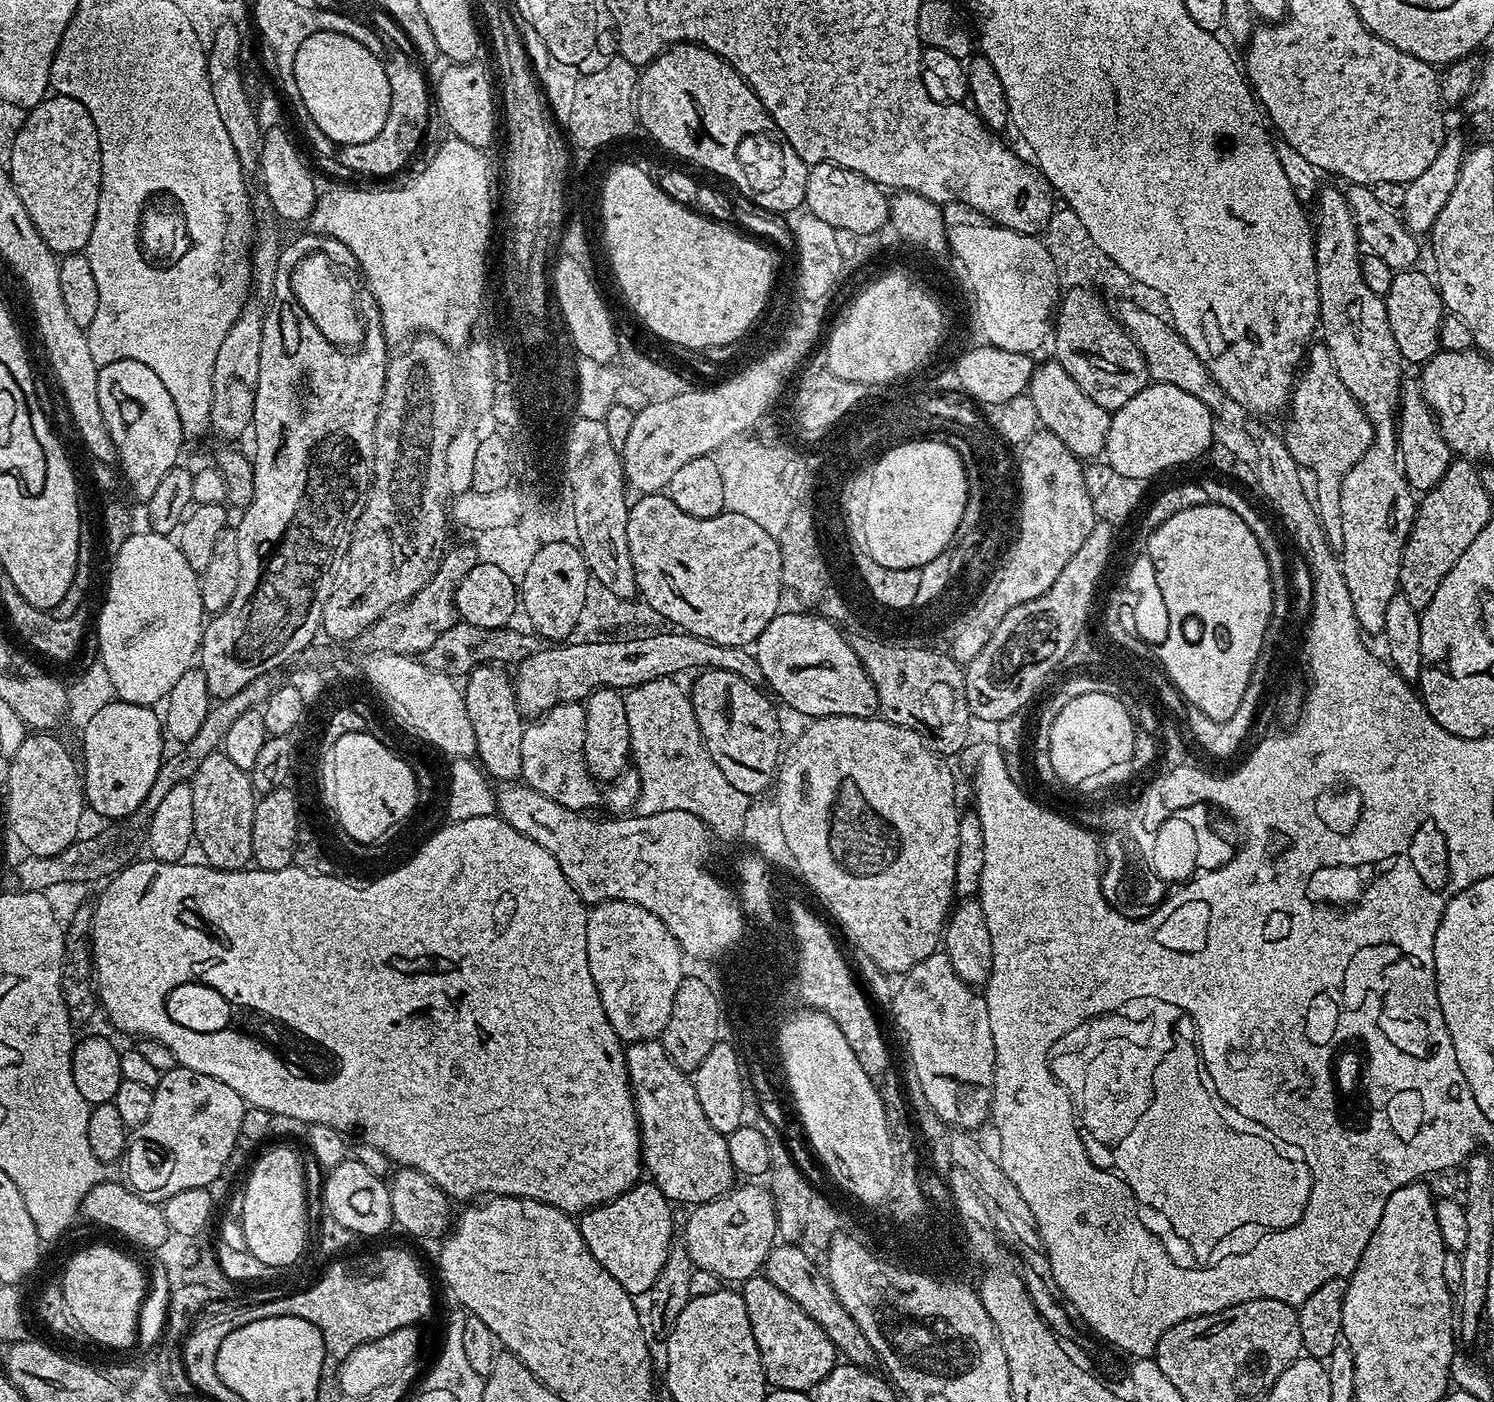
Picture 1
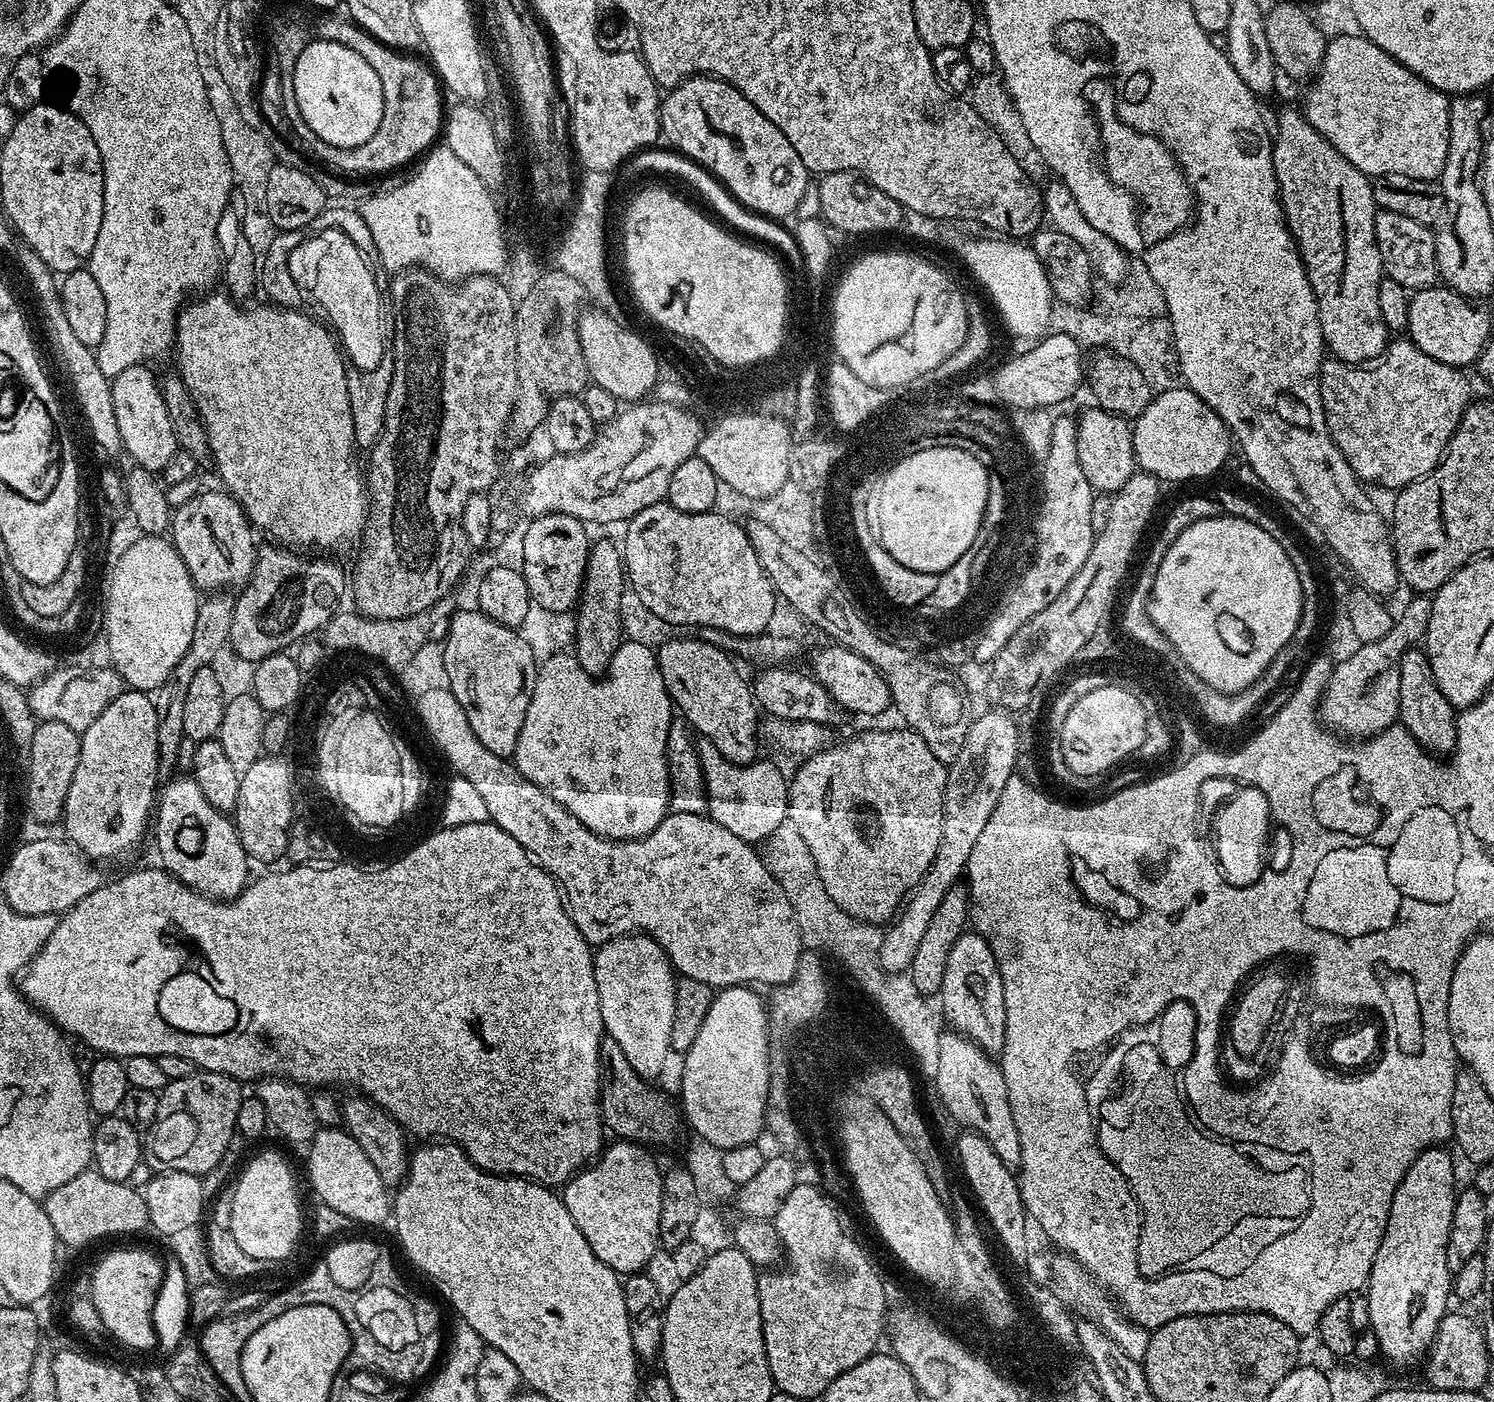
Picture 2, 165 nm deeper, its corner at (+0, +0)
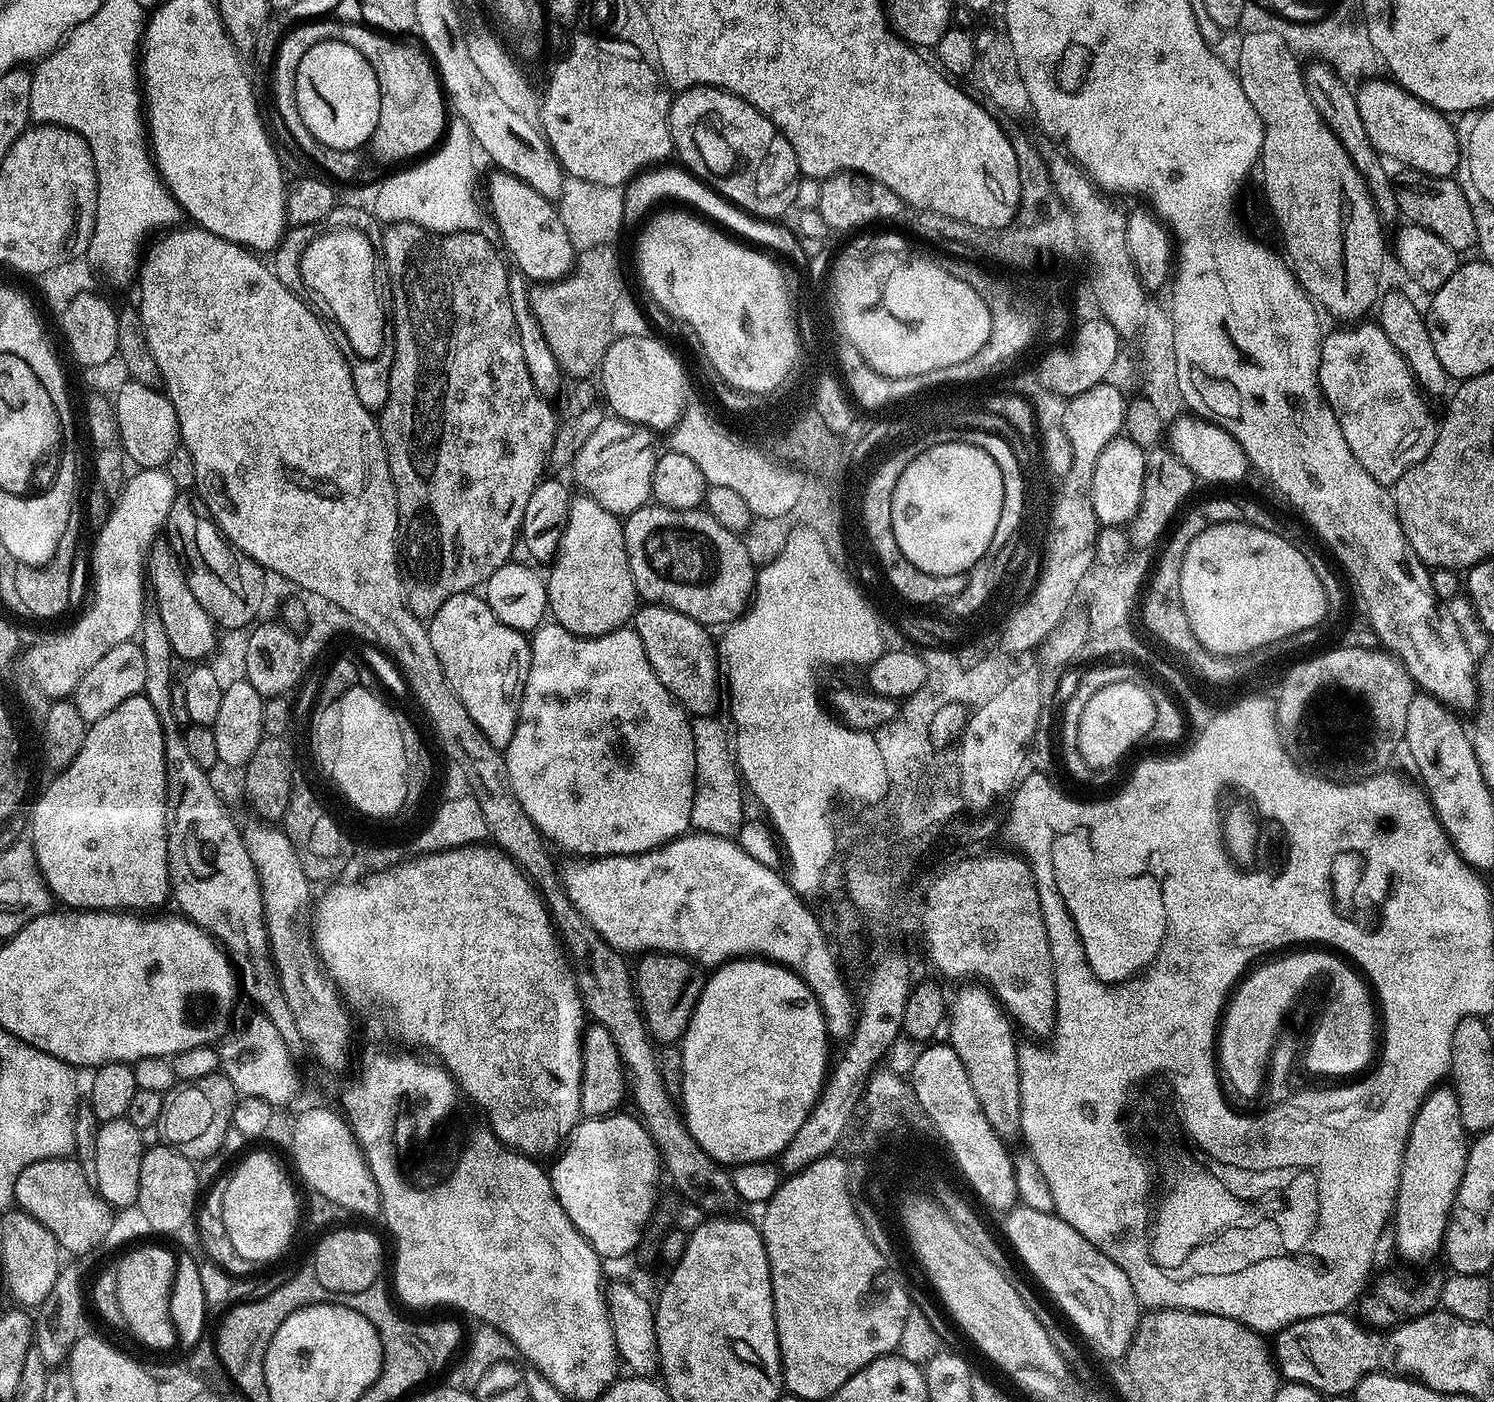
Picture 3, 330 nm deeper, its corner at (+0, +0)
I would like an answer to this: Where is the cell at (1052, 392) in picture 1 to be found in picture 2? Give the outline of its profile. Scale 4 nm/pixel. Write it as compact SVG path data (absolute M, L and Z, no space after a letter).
M1091 406L1076 420L1078 462L1082 462L1082 474L1097 493L1114 494L1137 471L1138 465L1132 445L1132 424L1125 417L1113 416L1104 408Z

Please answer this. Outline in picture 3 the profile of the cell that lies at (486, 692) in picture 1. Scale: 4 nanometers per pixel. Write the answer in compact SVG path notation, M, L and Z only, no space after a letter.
M472 590L454 594L454 598L442 602L426 627L430 646L434 646L434 654L438 654L438 662L442 662L442 670L454 694L462 706L466 706L466 714L474 718L478 730L490 738L495 748L507 749L510 738L514 738L526 674L530 670L529 637L503 624L483 595Z

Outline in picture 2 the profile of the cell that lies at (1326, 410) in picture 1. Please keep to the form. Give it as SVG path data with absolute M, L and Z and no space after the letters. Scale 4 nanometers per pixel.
M1407 338L1393 339L1380 363L1361 366L1335 358L1325 359L1320 370L1320 393L1332 441L1354 470L1356 479L1399 490L1430 475L1440 463L1469 406L1468 380L1461 369L1451 368L1422 354L1422 350L1418 350L1418 346L1414 346Z

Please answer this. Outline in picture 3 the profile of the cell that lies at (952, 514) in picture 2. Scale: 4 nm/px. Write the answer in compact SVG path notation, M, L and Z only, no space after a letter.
M949 441L918 454L902 470L892 496L892 530L901 554L918 567L935 576L967 573L978 562L991 538L994 526L998 526L998 514L1002 514L1002 474L994 459L978 446Z

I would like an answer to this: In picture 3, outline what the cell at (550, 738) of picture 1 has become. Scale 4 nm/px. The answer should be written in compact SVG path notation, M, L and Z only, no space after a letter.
M545 622L531 633L530 643L532 645L532 657L530 658L530 670L526 674L526 682L524 683L524 697L522 698L522 706L520 707L520 717L516 723L514 730L514 738L510 738L508 747L504 752L504 761L508 767L510 774L510 786L514 790L514 794L518 798L518 802L522 806L522 810L526 810L526 814L534 821L536 827L539 828L547 837L554 836L558 843L566 848L570 848L571 853L577 854L582 858L595 858L598 856L637 856L643 852L649 852L655 848L661 848L663 844L667 844L669 840L674 840L678 836L685 835L689 831L691 822L691 804L692 795L695 792L695 758L694 758L694 742L691 736L690 716L684 711L675 698L670 694L670 690L666 690L666 686L662 686L662 682L658 682L658 674L654 674L654 670L650 666L650 662L646 658L646 646L642 646L642 638L636 633L635 627L625 626L614 630L605 636L594 636L587 638L584 636L575 636L570 634L570 630L566 630L555 622Z

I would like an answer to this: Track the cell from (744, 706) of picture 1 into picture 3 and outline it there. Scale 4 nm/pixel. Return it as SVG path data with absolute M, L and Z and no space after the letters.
M645 603L637 607L634 617L636 633L646 646L646 658L658 674L658 682L693 717L711 717L722 696L722 664L716 661L718 648L708 637L709 629L686 614L678 614L661 604Z

